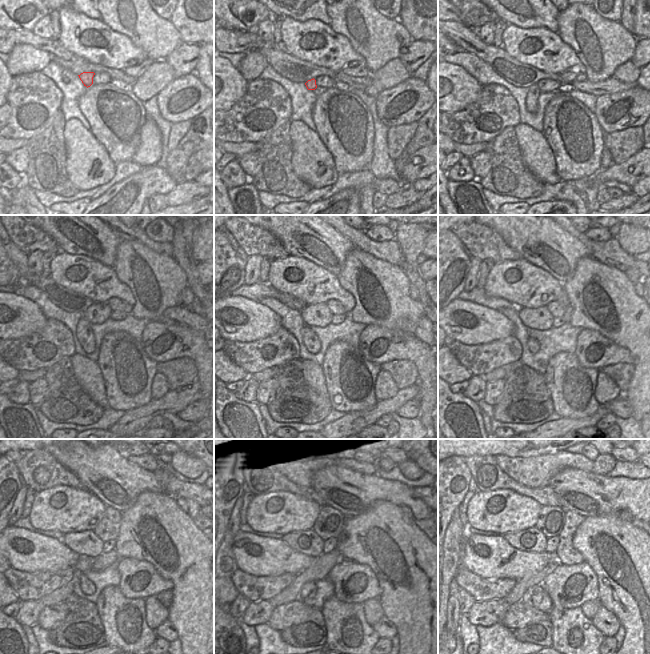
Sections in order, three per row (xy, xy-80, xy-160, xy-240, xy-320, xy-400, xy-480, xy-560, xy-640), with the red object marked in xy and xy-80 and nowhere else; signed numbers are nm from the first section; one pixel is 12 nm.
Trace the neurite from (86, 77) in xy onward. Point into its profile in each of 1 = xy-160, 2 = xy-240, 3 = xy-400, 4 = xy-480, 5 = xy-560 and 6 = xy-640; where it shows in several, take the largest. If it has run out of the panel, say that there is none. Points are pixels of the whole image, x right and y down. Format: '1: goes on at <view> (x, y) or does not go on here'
1: goes on at xy-160 (533, 94)
2: goes on at xy-240 (85, 335)
3: goes on at xy-400 (533, 345)
4: goes on at xy-480 (87, 587)
5: goes on at xy-560 (309, 590)
6: goes on at xy-640 (533, 596)

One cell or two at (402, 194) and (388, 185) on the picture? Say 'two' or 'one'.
two

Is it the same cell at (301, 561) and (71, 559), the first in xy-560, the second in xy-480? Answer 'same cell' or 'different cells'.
same cell

